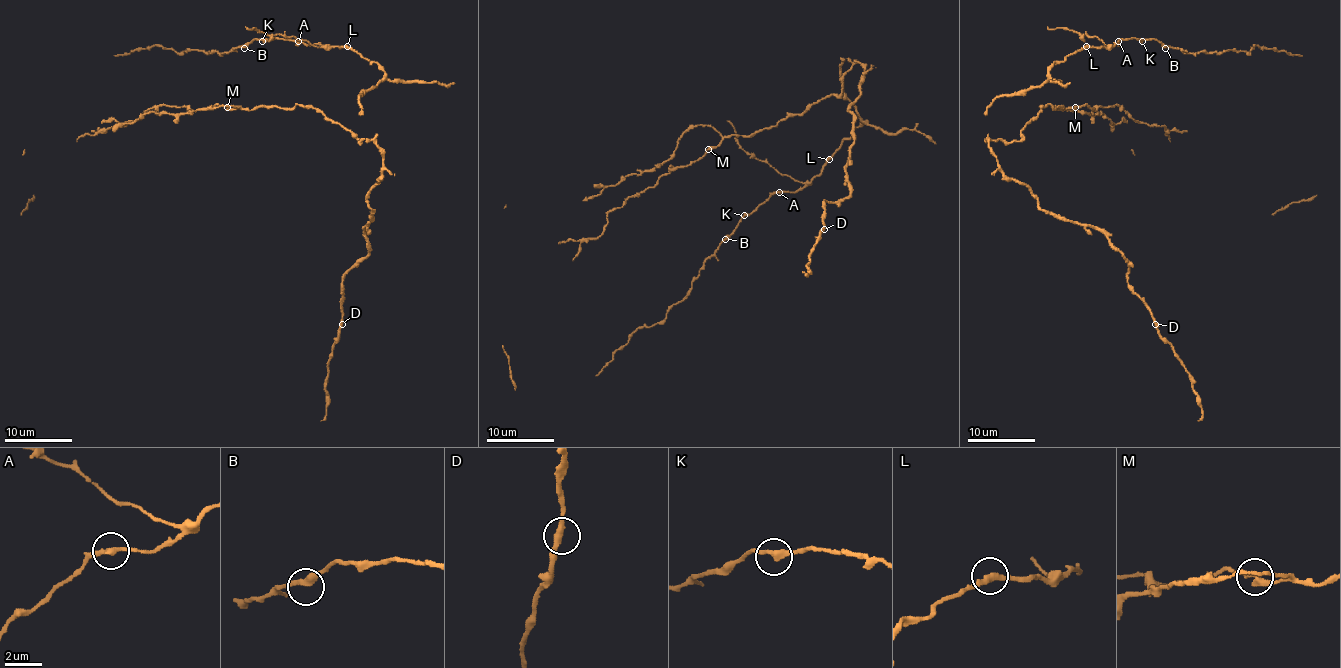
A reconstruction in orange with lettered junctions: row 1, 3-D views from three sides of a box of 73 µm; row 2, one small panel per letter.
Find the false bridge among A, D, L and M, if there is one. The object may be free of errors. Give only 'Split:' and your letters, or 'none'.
Split: A

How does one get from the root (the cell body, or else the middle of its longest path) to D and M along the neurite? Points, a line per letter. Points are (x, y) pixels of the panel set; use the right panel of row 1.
D: (1015, 141), (989, 141), (998, 166), (1021, 182), (1043, 210), (1097, 227), (1125, 258), (1128, 287), (1155, 324)
M: (1015, 141), (1021, 139), (1025, 126), (1045, 105), (1075, 107)

